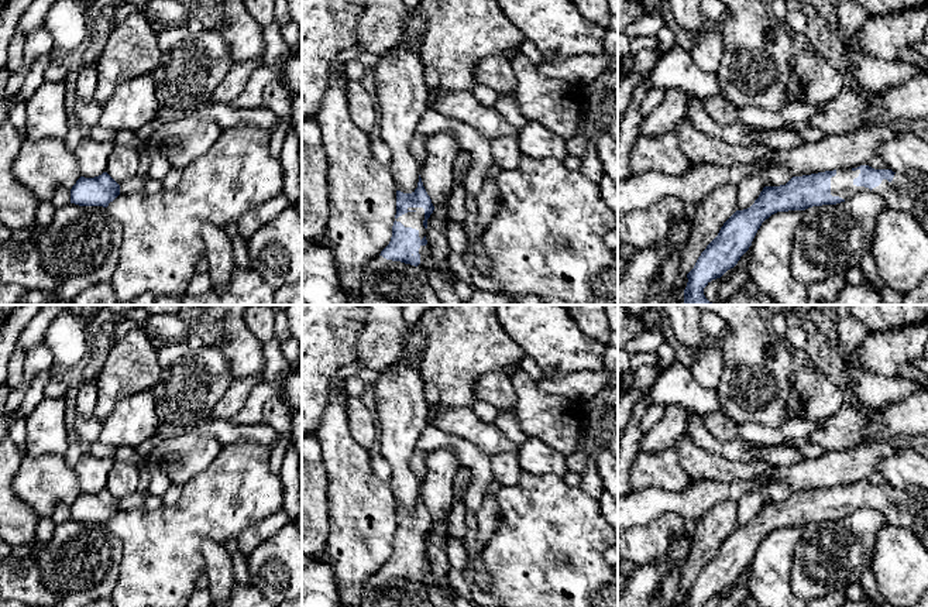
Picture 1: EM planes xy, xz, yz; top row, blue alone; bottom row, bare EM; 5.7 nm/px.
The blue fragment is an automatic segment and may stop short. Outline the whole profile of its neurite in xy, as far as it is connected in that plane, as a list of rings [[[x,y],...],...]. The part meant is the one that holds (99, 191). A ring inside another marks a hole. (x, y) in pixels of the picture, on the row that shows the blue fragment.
[[[103,172],[94,178],[80,176],[71,189],[71,203],[107,208],[120,195],[120,185]]]

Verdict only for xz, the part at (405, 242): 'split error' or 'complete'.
split error

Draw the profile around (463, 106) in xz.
[[[440,89],[429,92],[427,109],[474,127],[488,140],[498,137],[518,138],[519,128],[506,121],[494,107],[480,103],[472,93],[457,90],[443,95]]]

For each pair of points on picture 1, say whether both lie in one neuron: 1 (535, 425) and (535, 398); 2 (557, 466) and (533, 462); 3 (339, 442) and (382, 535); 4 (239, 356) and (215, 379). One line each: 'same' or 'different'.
1: same
2: same
3: same
4: different

